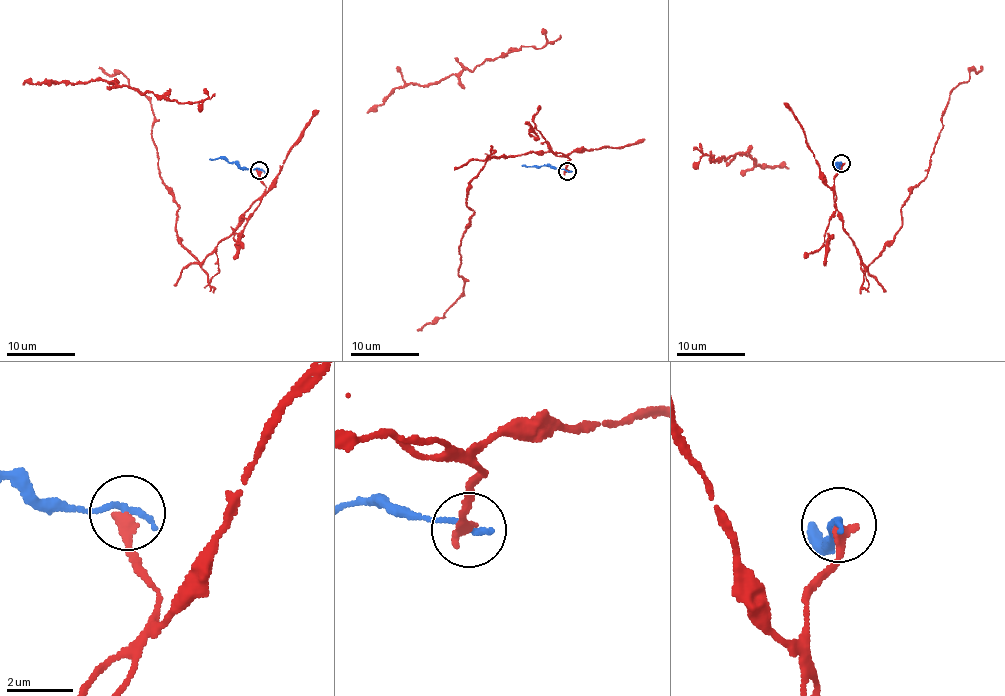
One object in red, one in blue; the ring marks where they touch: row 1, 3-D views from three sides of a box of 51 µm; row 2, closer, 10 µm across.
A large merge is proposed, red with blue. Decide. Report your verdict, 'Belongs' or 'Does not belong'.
Does not belong

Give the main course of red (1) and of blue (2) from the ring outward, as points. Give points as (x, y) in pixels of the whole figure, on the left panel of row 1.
1: (258, 169), (266, 190), (200, 263), (176, 237), (178, 206), (160, 178), (149, 100), (121, 73), (98, 68)
2: (258, 169), (243, 169), (236, 163), (209, 159)

